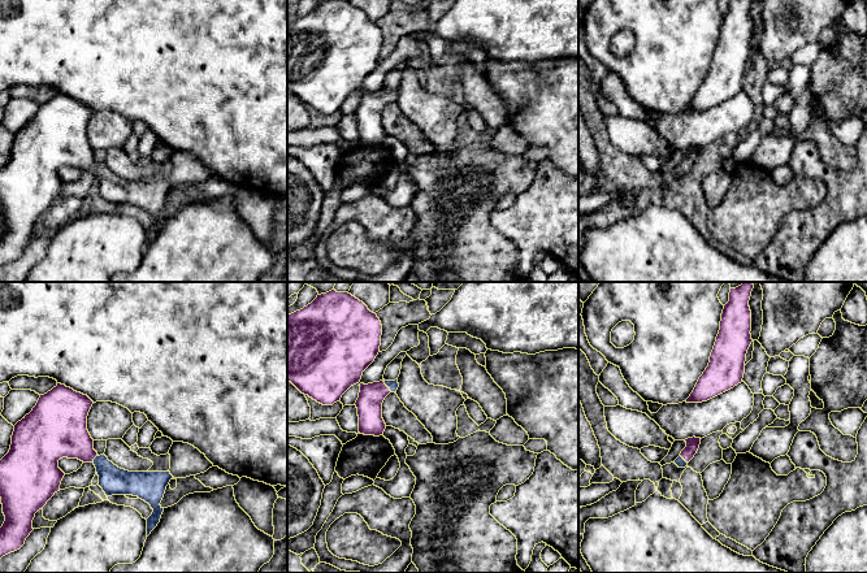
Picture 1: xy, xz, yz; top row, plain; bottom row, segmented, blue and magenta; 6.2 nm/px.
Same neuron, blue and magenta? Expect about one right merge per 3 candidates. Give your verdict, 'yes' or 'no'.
yes

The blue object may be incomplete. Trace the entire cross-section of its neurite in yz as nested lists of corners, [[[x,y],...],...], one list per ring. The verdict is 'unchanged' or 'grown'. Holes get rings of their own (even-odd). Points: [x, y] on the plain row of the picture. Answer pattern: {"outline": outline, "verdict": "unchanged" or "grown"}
{"outline": [[[688,147],[685,148],[686,156],[681,160],[680,165],[675,169],[675,173],[679,177],[685,177],[688,175],[688,172],[694,166],[697,162],[699,153],[701,153],[701,147]]], "verdict": "grown"}

